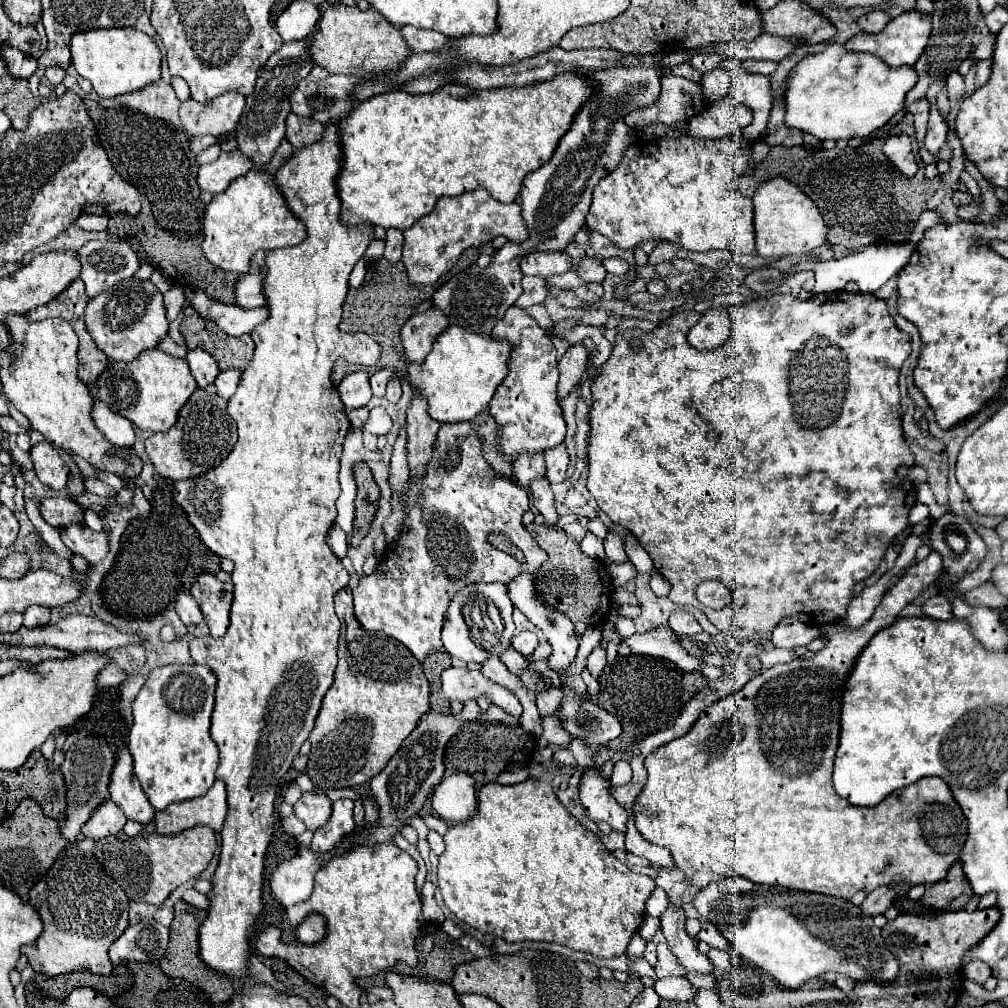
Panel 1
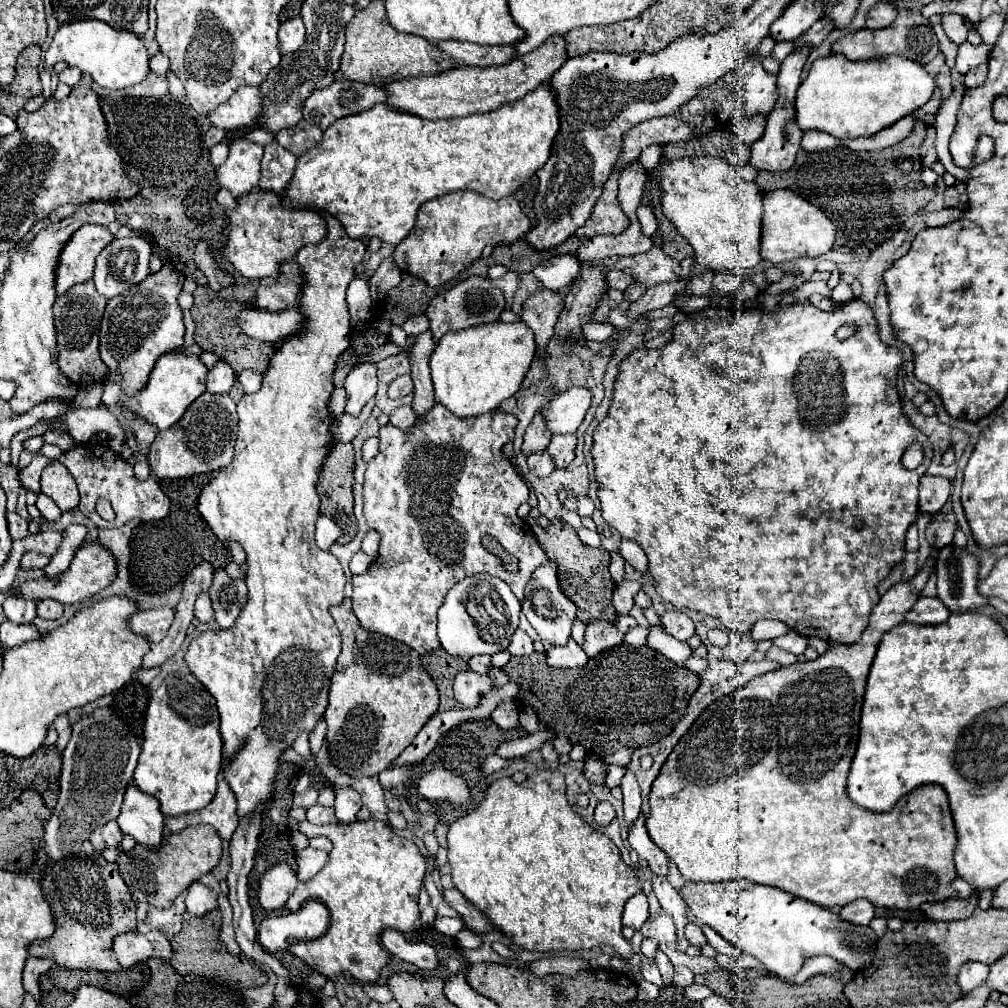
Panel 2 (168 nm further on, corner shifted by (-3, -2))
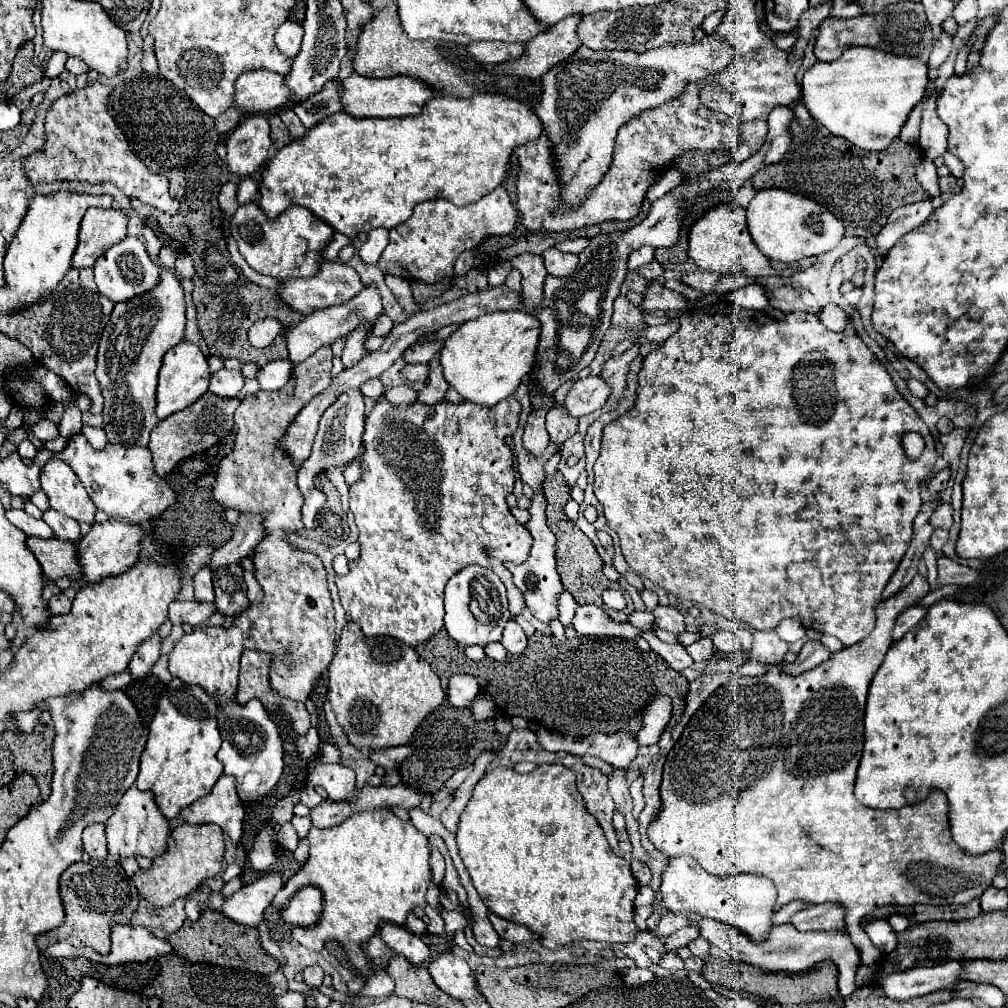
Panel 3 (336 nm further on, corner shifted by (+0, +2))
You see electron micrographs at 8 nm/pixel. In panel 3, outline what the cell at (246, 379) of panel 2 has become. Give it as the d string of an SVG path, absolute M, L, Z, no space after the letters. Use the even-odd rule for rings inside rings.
M277 360L259 368L257 382L261 390L281 390L289 382L289 376L291 376L291 362Z

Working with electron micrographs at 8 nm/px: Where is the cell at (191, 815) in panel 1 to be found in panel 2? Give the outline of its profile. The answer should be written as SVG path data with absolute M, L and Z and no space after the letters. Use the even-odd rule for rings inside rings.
M220 776L220 784L218 784L218 792L214 796L214 800L196 812L190 814L182 814L182 816L174 816L174 818L166 818L164 820L166 828L170 832L182 832L188 826L198 826L198 824L210 824L218 830L222 840L230 840L232 834L238 828L238 814L236 814L236 794L230 790L228 782Z

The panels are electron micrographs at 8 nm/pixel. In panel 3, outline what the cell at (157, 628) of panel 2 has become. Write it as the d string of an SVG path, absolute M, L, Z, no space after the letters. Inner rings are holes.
M191 600L191 602L171 602L169 604L169 620L173 624L199 626L213 612L215 612L215 604L199 604L195 600Z

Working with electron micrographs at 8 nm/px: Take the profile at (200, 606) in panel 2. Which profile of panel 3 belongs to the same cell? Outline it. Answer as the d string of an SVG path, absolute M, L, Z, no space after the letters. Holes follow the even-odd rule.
M205 566L195 576L195 600L197 602L213 602L213 580L211 570Z

